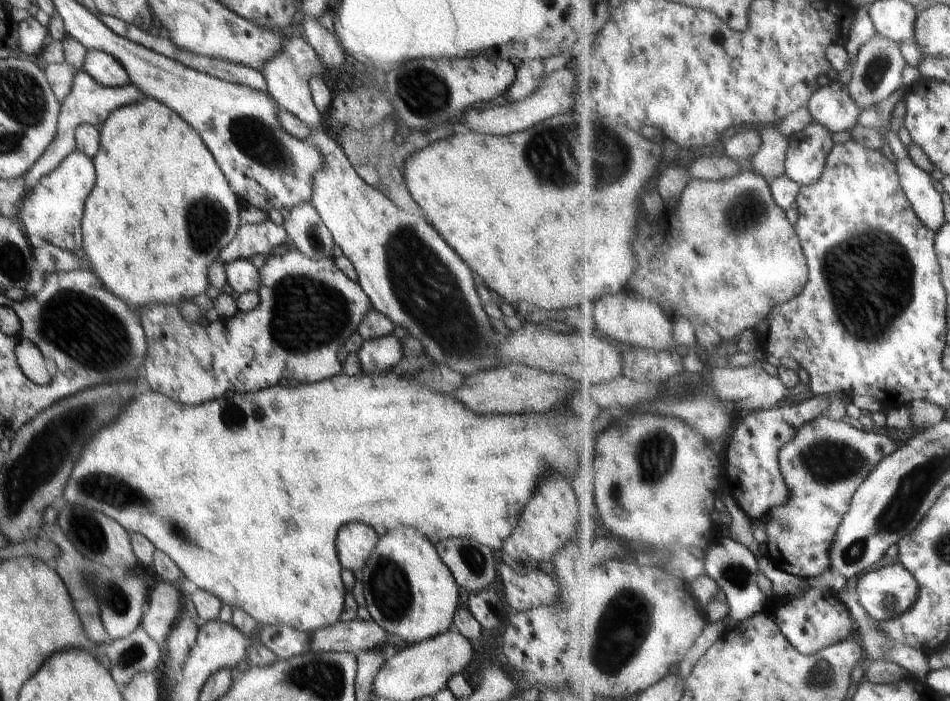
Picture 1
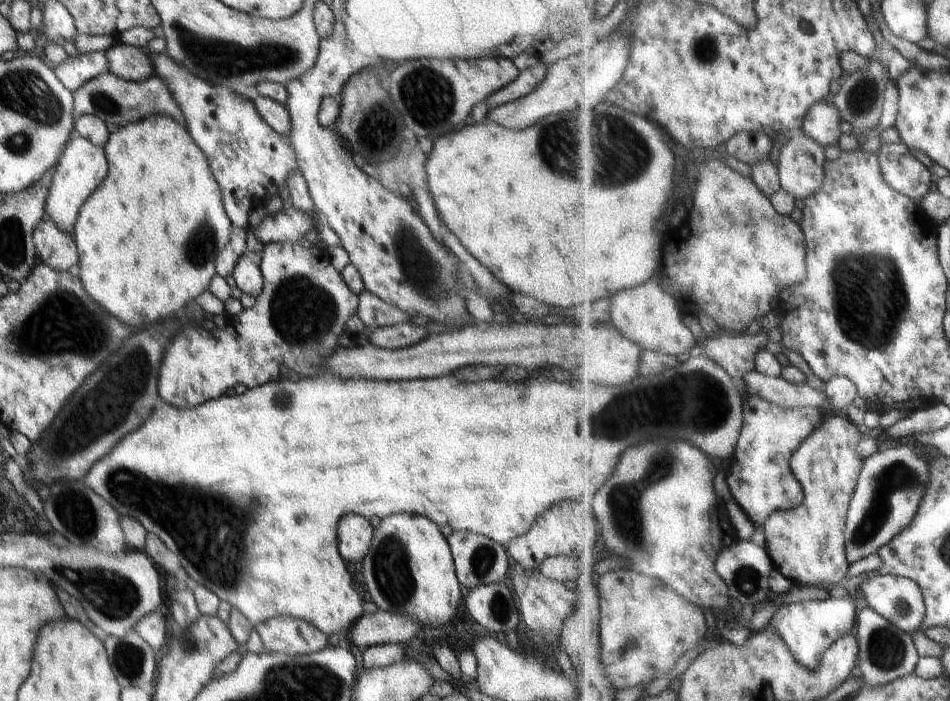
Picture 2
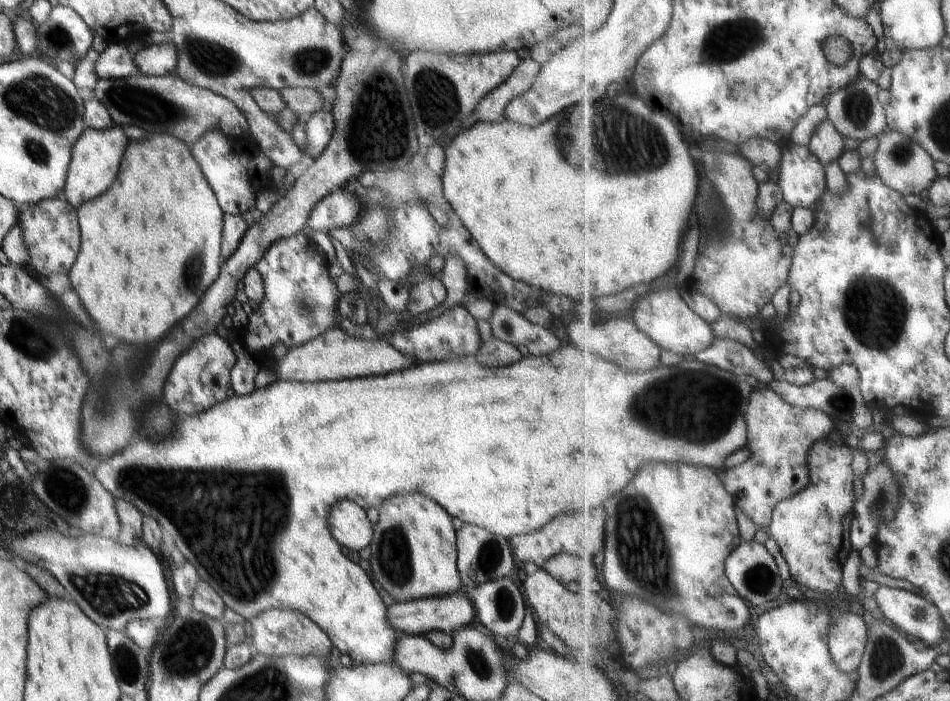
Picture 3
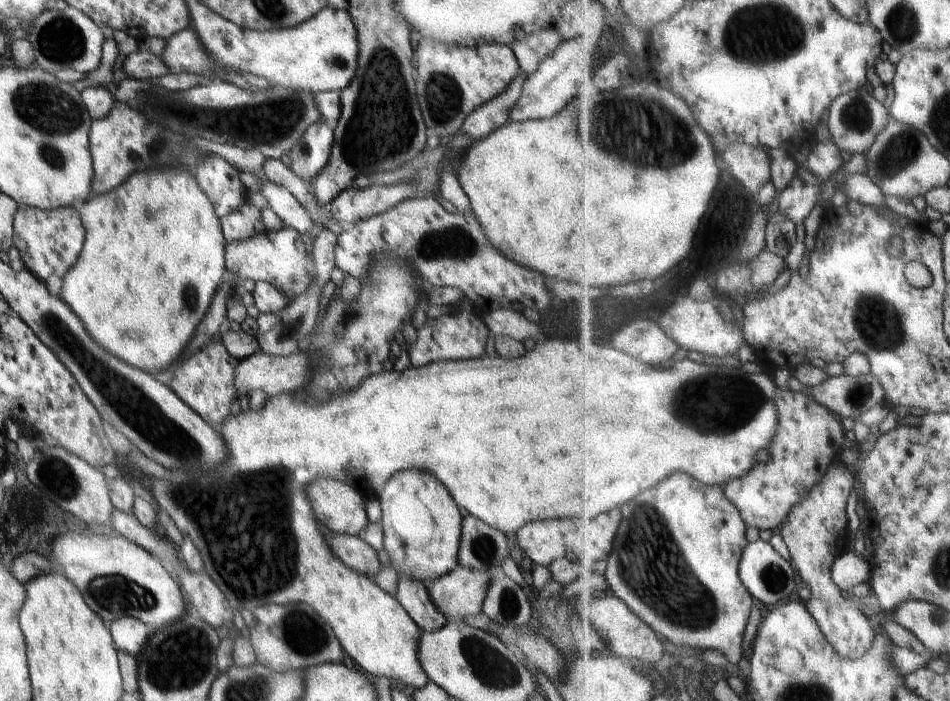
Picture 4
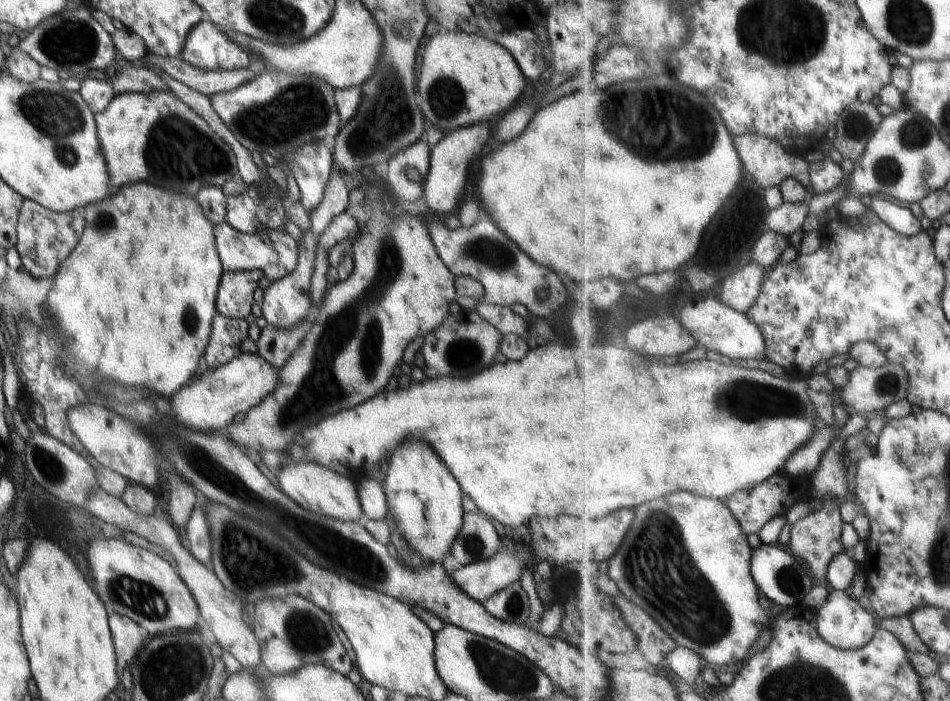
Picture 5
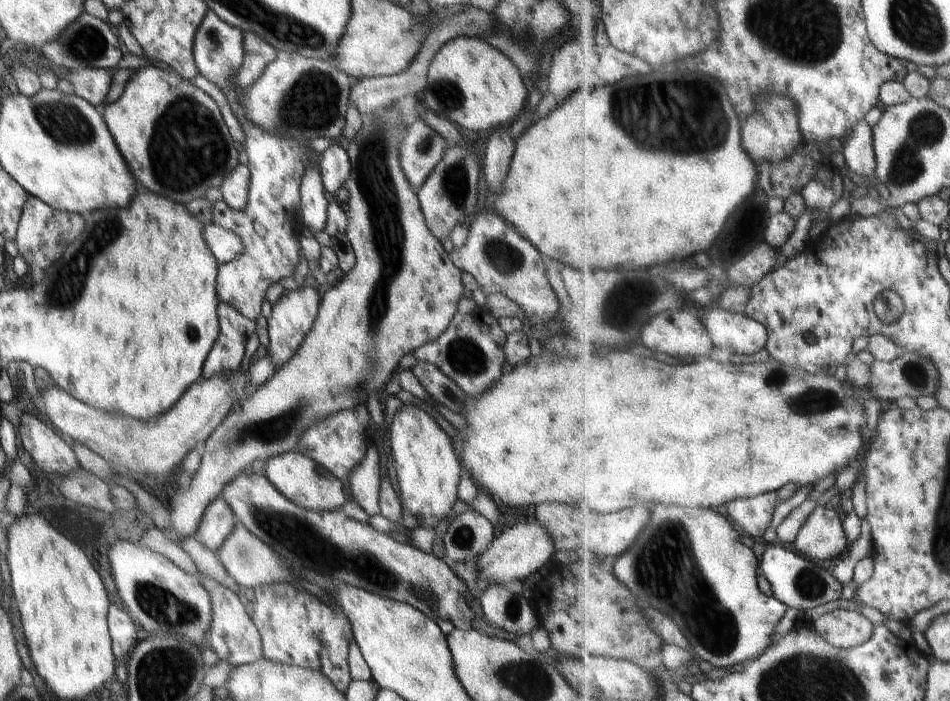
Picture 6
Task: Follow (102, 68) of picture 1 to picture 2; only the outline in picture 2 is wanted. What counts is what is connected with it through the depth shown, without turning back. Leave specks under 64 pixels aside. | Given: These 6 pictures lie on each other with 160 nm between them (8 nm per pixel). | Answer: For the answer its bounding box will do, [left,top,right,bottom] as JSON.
[106,41,156,81]

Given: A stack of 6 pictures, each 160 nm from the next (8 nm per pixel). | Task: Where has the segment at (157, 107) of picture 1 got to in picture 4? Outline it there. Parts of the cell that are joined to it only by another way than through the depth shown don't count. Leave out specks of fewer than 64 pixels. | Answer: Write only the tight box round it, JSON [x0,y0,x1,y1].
[60,165,228,379]

